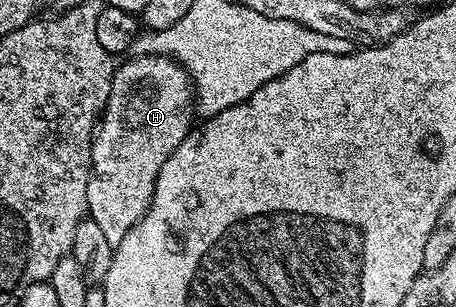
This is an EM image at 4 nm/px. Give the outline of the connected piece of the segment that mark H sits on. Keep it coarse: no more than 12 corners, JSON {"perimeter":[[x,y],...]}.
{"perimeter":[[116,67],[94,139],[104,214],[127,232],[189,137],[191,73]]}

